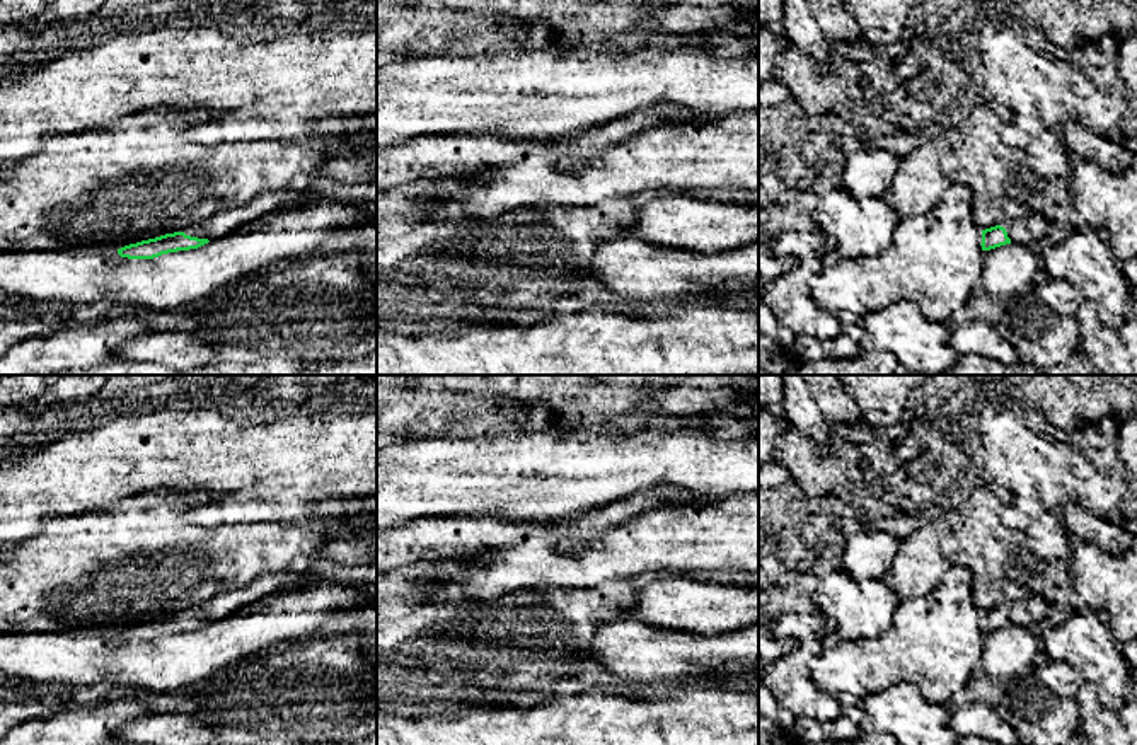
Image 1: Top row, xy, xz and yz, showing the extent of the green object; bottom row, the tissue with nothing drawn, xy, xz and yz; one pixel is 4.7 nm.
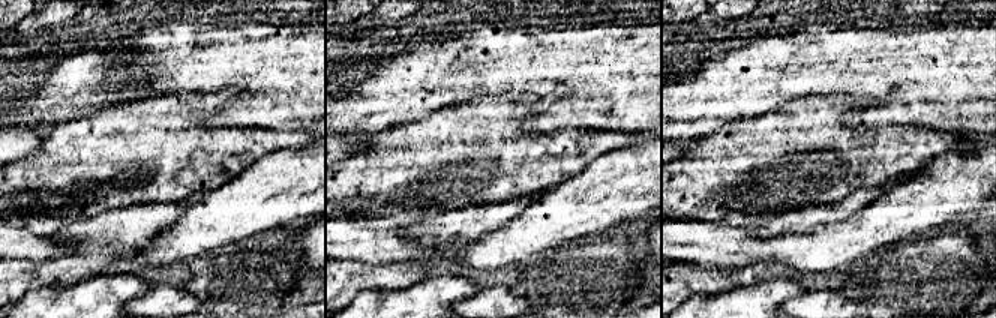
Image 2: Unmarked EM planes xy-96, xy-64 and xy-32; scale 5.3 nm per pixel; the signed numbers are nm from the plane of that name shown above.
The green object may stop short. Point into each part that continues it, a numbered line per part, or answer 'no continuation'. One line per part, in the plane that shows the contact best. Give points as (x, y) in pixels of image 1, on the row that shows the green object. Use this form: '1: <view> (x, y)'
1: xy (225, 220)

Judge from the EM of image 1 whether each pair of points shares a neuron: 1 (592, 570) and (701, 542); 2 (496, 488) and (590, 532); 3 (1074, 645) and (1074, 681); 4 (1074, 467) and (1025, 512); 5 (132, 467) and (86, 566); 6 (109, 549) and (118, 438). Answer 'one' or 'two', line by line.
1: one
2: two
3: two
4: one
5: two
6: two

